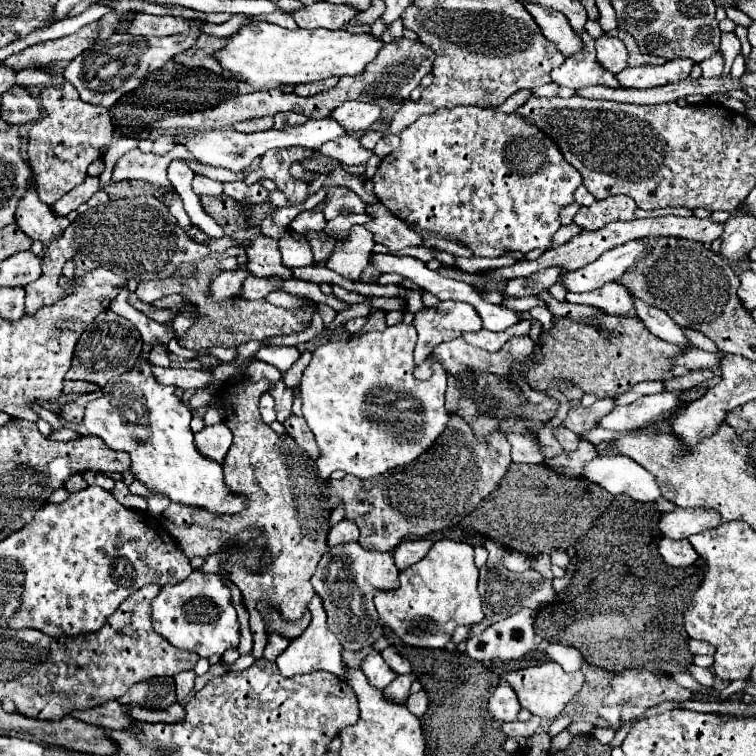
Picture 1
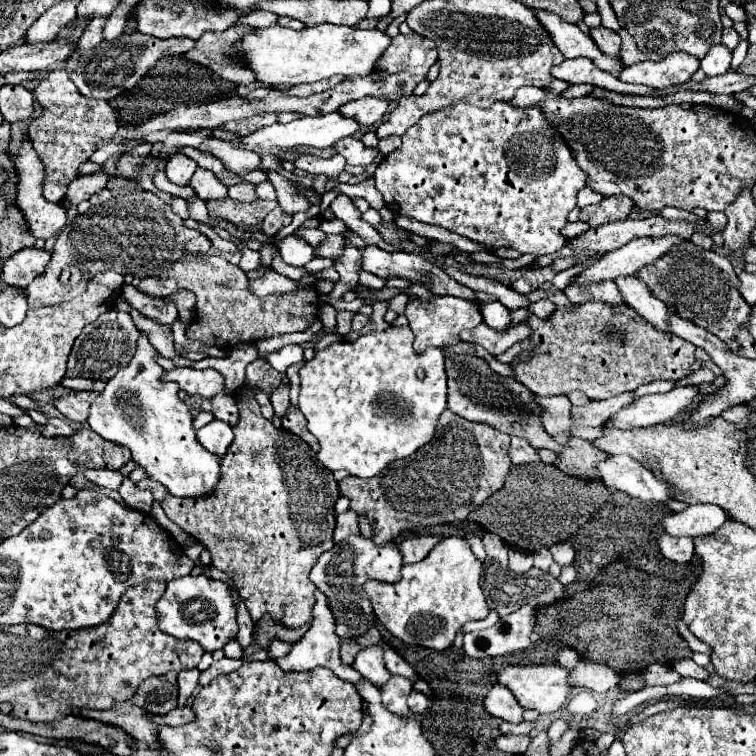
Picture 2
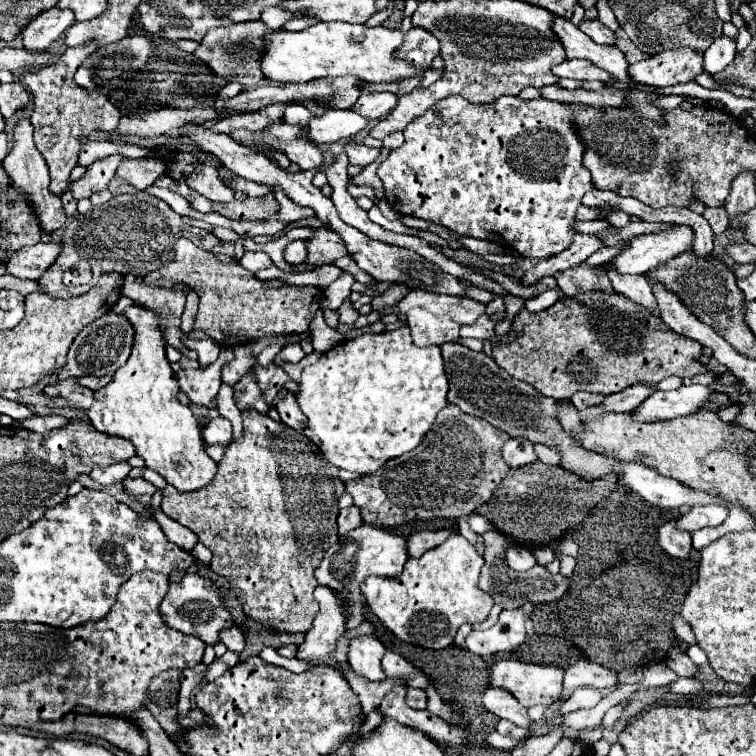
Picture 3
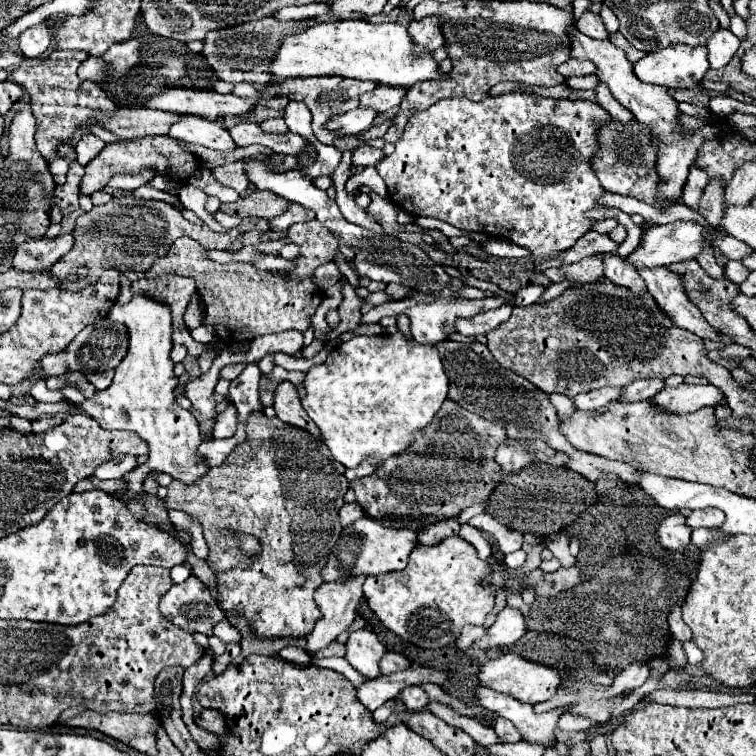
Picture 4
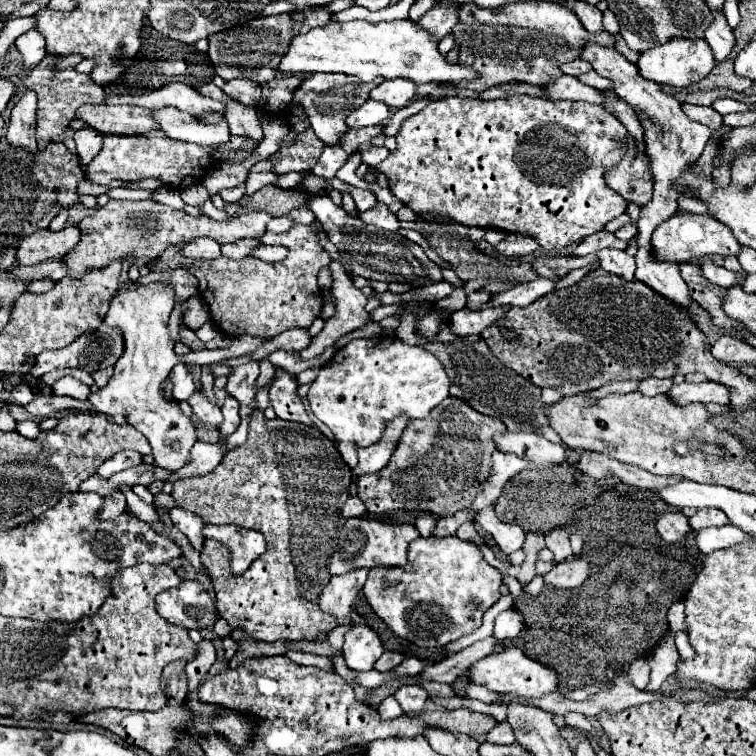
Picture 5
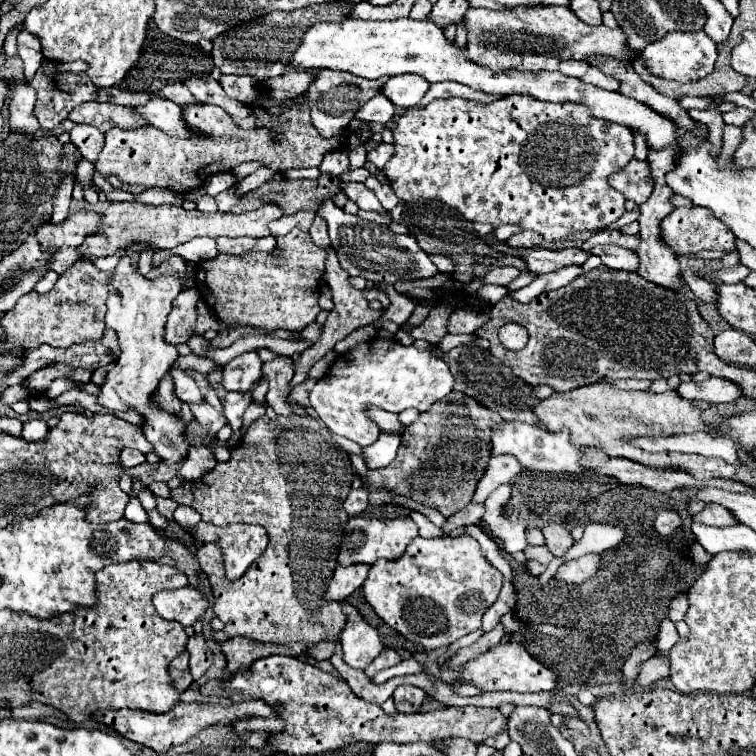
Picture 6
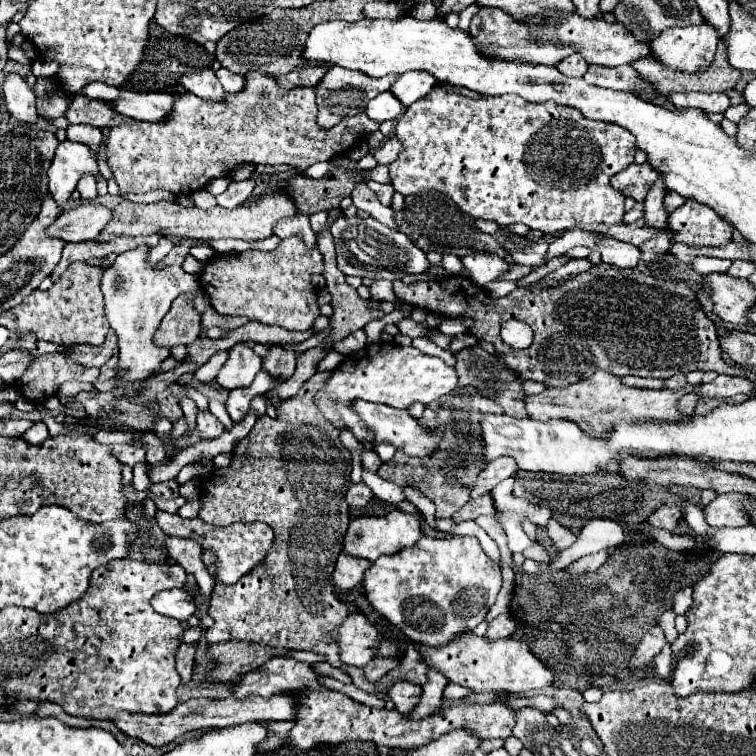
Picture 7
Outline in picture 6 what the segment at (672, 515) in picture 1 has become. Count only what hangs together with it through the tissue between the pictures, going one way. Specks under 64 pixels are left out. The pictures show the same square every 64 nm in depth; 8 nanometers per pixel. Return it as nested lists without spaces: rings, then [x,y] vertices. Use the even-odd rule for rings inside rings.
[[[708,504],[700,514],[696,514],[696,520],[708,524],[708,526],[736,526],[736,516],[722,504]]]

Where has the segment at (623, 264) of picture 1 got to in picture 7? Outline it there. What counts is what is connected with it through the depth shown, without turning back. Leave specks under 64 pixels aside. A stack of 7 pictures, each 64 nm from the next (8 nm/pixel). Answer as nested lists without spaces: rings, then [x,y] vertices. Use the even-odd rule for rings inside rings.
[[[688,198],[668,216],[668,228],[680,232],[676,242],[688,246],[722,246],[732,236],[728,220],[694,198]]]

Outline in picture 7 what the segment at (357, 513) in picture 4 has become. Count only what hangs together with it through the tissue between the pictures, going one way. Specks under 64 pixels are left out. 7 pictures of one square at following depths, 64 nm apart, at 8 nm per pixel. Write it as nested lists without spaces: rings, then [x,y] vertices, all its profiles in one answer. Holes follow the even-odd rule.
[[[358,482],[358,484],[352,484],[350,486],[350,490],[348,490],[348,494],[346,494],[346,502],[352,506],[352,508],[362,508],[362,506],[366,506],[368,502],[370,502],[370,498],[372,498],[374,494],[372,494],[372,490],[364,484],[364,482]]]

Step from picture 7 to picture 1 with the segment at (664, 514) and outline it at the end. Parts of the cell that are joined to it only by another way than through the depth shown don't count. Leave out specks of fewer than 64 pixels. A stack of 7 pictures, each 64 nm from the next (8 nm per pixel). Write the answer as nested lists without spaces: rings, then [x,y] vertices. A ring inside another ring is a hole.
[[[664,536],[658,550],[662,558],[674,566],[692,566],[699,558],[688,540],[672,540]]]

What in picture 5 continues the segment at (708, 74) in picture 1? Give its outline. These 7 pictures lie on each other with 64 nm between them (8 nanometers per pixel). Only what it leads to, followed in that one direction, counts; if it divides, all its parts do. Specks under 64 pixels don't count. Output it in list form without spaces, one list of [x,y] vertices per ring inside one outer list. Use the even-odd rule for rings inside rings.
[[[712,10],[712,16],[714,16],[714,20],[706,28],[704,38],[712,46],[716,62],[722,62],[730,54],[730,50],[734,48],[734,34],[732,34],[732,28],[728,26],[726,16],[720,10]]]

